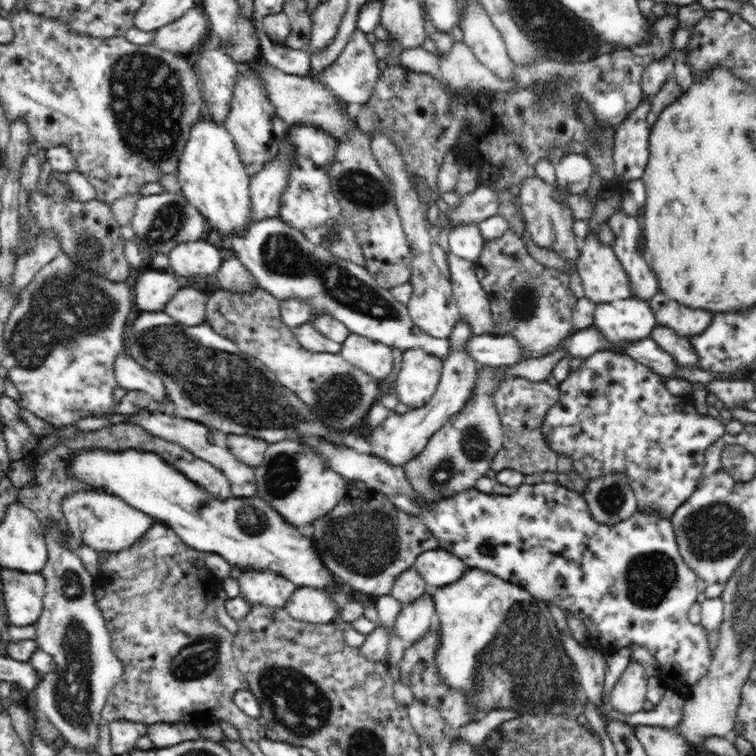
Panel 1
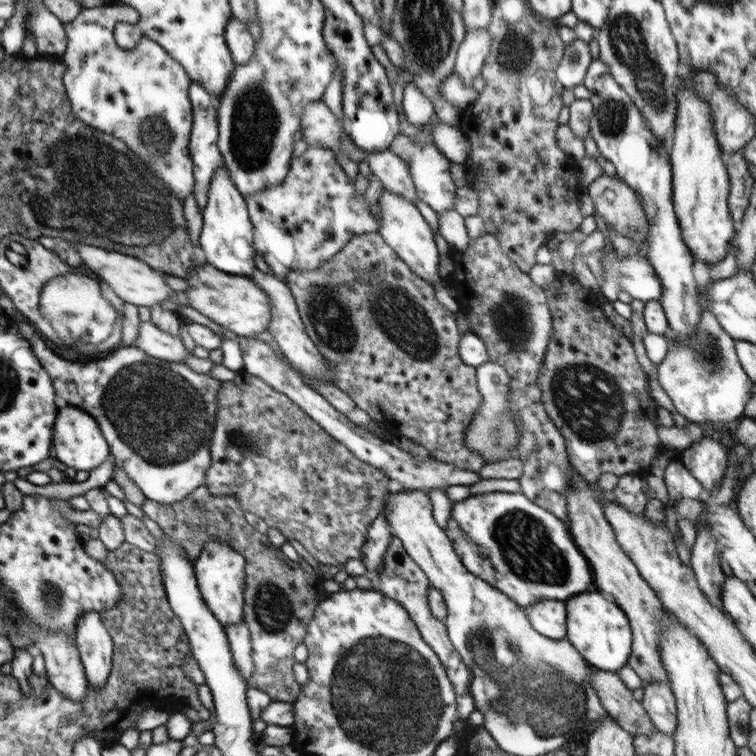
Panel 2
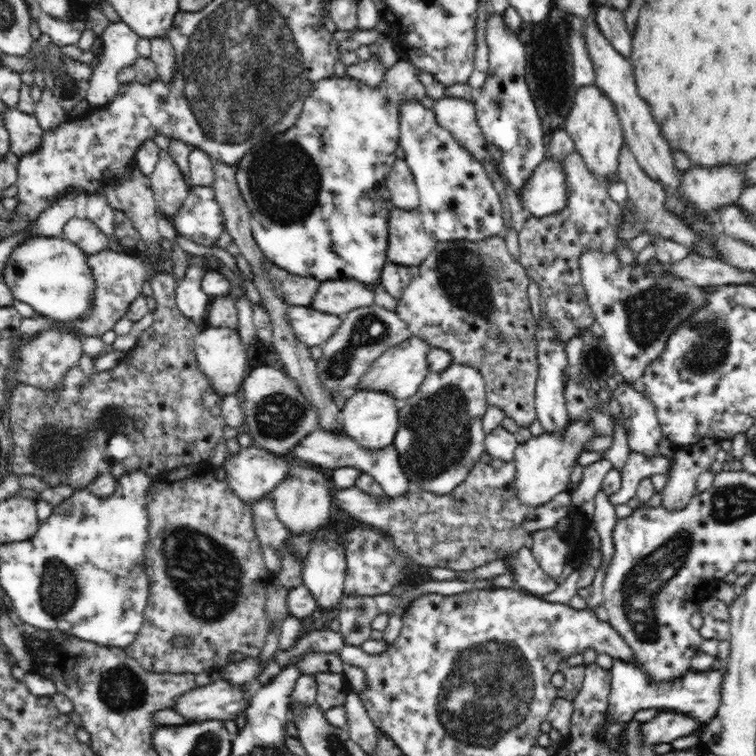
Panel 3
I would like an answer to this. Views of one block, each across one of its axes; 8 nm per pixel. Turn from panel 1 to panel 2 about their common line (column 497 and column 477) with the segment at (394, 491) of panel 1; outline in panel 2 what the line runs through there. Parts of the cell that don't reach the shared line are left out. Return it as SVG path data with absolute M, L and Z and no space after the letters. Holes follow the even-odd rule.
M494 491L473 494L455 502L445 533L468 571L506 594L522 608L528 608L540 599L565 602L578 593L593 589L591 566L578 550L568 525L521 492Z

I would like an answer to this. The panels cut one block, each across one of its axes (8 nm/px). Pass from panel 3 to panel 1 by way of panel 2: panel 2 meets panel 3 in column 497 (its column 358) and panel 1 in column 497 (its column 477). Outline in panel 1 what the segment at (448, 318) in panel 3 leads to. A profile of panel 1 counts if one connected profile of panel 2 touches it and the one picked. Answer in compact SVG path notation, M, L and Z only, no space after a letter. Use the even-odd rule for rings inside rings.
M520 376L506 377L497 384L491 399L500 415L503 428L503 448L491 460L491 469L500 472L511 468L524 475L555 472L558 453L544 439L542 426L548 410L560 400L560 389L552 387L548 381L530 381Z

